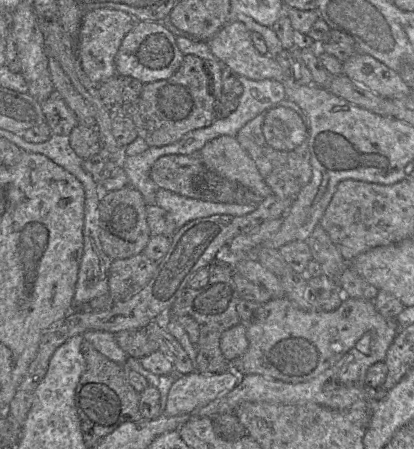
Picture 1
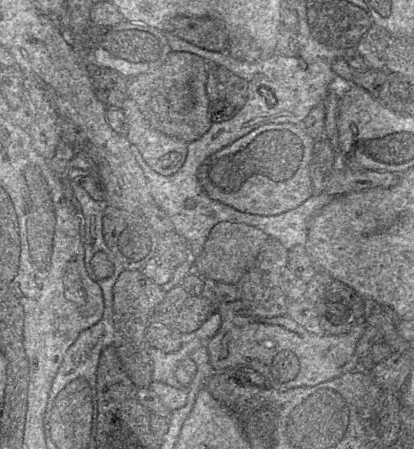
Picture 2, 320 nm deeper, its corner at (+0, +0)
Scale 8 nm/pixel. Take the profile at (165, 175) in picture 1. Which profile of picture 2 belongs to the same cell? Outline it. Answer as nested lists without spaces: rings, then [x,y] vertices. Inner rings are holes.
[[[265,124],[206,158],[197,178],[211,199],[238,211],[281,214],[313,195],[310,162],[315,142],[301,124]]]

